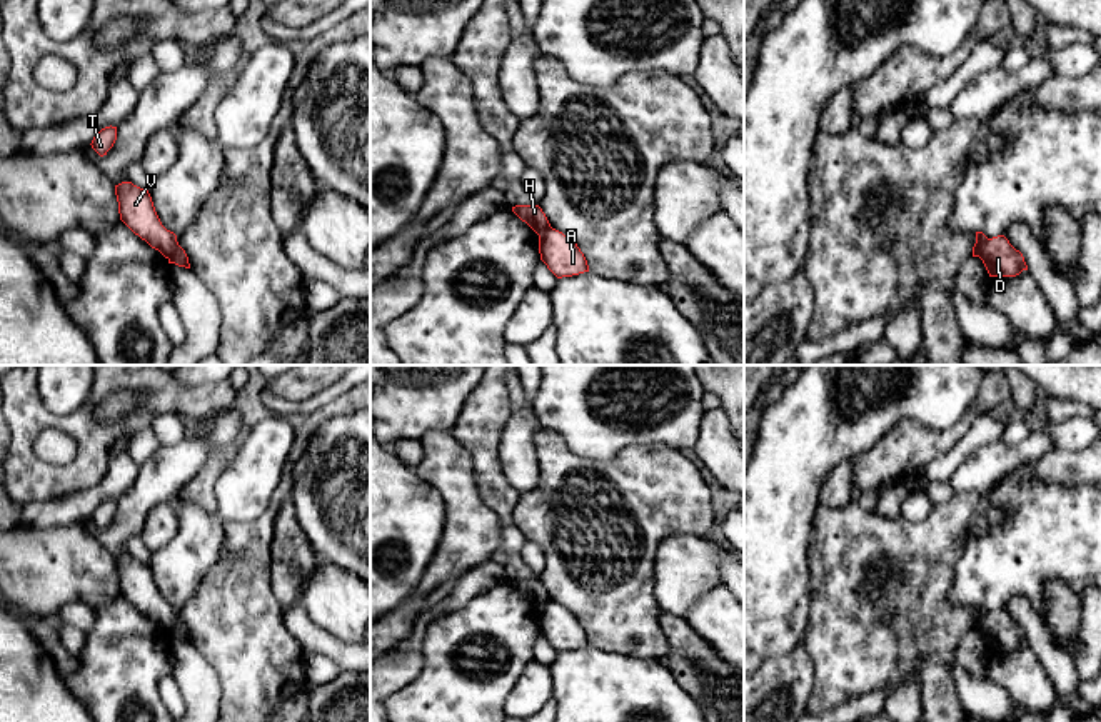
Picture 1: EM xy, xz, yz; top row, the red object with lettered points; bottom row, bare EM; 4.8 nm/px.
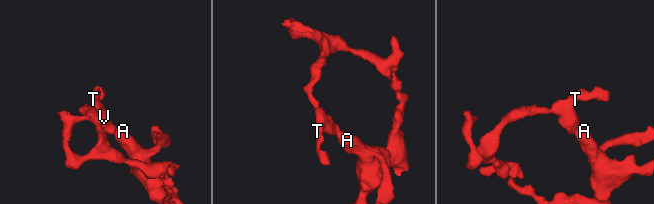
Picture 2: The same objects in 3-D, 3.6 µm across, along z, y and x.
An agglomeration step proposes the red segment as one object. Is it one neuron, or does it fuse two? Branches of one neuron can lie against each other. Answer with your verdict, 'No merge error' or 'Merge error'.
Merge error

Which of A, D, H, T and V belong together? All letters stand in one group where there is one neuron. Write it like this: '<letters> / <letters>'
A D / H T V

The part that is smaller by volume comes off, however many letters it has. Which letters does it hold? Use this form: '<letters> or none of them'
H, T, V

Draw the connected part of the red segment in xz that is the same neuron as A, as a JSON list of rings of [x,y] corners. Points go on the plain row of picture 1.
[[[552,600],[540,607],[539,627],[557,652],[589,645],[587,634],[577,617]]]

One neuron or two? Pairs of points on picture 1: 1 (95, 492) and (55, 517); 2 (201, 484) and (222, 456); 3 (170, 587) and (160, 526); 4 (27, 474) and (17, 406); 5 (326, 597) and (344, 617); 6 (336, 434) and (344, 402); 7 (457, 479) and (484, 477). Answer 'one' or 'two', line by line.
1: one
2: one
3: two
4: one
5: one
6: two
7: two

